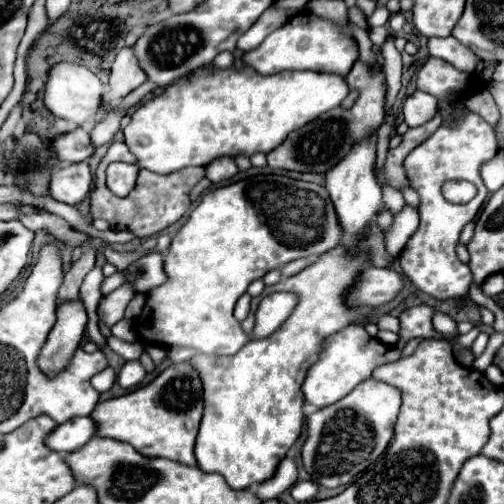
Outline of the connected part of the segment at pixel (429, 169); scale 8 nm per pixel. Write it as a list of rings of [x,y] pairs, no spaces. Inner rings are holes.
[[[458,111],[452,117],[452,123],[442,123],[422,145],[418,145],[410,155],[407,155],[403,166],[410,181],[410,187],[418,191],[420,195],[420,227],[418,231],[408,239],[404,257],[400,261],[404,275],[412,281],[412,285],[434,297],[434,299],[456,299],[468,293],[468,287],[472,283],[472,273],[468,265],[464,265],[456,257],[456,243],[460,237],[460,231],[466,223],[470,223],[480,207],[484,205],[488,191],[480,179],[480,165],[496,155],[496,141],[494,141],[494,129],[488,125],[480,115],[470,111]],[[450,179],[464,179],[478,187],[478,195],[466,203],[466,205],[454,205],[448,203],[440,187],[444,181]]]

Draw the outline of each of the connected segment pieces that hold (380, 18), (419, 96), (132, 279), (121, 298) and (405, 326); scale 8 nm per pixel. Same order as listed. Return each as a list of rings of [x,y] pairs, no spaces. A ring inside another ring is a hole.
[[[378,7],[378,9],[366,19],[366,25],[368,25],[368,27],[380,27],[380,25],[386,25],[388,17],[390,17],[388,9],[386,9],[386,7]]]
[[[416,91],[404,101],[402,113],[404,113],[404,121],[408,123],[408,127],[418,127],[418,125],[430,121],[434,117],[436,109],[438,109],[438,99],[434,95]]]
[[[144,253],[140,259],[136,259],[132,265],[124,269],[126,283],[136,291],[136,293],[148,293],[150,289],[162,285],[166,281],[164,271],[162,271],[164,255],[162,253]]]
[[[126,285],[114,289],[110,295],[102,297],[98,303],[98,319],[106,325],[112,327],[116,325],[122,317],[124,317],[124,309],[128,305],[128,301],[134,297],[134,291]]]
[[[414,305],[410,309],[404,309],[399,316],[399,338],[409,341],[413,338],[440,339],[440,335],[432,325],[432,307],[428,305]]]

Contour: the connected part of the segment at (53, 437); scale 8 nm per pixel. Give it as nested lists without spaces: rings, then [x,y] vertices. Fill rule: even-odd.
[[[76,417],[74,421],[66,421],[56,425],[52,433],[46,437],[46,447],[56,453],[72,453],[74,449],[88,443],[96,433],[96,425],[90,417]]]

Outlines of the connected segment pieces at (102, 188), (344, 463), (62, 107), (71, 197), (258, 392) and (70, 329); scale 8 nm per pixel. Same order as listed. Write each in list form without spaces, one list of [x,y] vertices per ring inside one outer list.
[[[114,141],[108,149],[108,153],[104,155],[102,163],[96,169],[96,181],[94,181],[94,189],[90,191],[90,215],[92,219],[104,219],[112,231],[132,231],[136,237],[150,237],[156,235],[160,231],[164,231],[166,227],[174,225],[178,219],[182,219],[186,215],[186,211],[190,209],[192,201],[190,201],[190,191],[192,187],[206,177],[206,169],[204,167],[192,167],[192,169],[182,169],[176,173],[168,173],[168,175],[156,175],[152,171],[140,169],[138,171],[138,181],[134,185],[134,189],[126,195],[126,197],[116,197],[108,187],[106,187],[106,167],[114,161],[124,161],[130,163],[130,151],[124,143]]]
[[[370,377],[358,383],[352,393],[332,407],[324,407],[308,415],[308,435],[302,445],[302,465],[310,479],[322,487],[350,485],[352,479],[368,467],[362,463],[374,463],[388,447],[388,441],[394,435],[400,403],[402,397],[396,387]]]
[[[56,63],[48,71],[48,81],[46,81],[46,91],[44,91],[44,103],[60,119],[74,121],[76,125],[84,123],[92,115],[100,113],[100,97],[104,93],[104,87],[100,79],[86,67],[76,65],[76,63]]]
[[[70,163],[52,175],[48,183],[48,193],[56,201],[76,205],[90,191],[90,183],[90,167],[86,163]]]
[[[338,245],[336,249],[320,255],[320,259],[300,273],[282,279],[280,283],[266,287],[260,297],[252,299],[252,311],[242,321],[242,329],[246,335],[254,329],[254,313],[260,303],[260,299],[274,291],[290,291],[298,295],[298,303],[292,311],[292,315],[266,339],[250,339],[236,355],[232,357],[212,357],[212,355],[196,355],[190,359],[192,367],[198,371],[202,381],[202,397],[204,397],[204,415],[200,421],[200,431],[196,439],[196,459],[198,467],[206,473],[220,473],[226,483],[232,489],[246,489],[254,483],[262,483],[268,477],[274,475],[280,459],[286,455],[286,451],[294,445],[302,431],[304,413],[302,413],[302,391],[300,385],[306,377],[308,367],[318,359],[320,345],[330,333],[338,333],[344,325],[352,323],[352,313],[344,303],[344,293],[354,283],[358,271],[366,263],[366,255],[350,255],[344,245]]]
[[[82,299],[62,301],[56,307],[56,325],[52,327],[48,341],[38,357],[40,369],[44,369],[44,373],[54,375],[68,365],[84,335],[86,323],[88,315]]]

